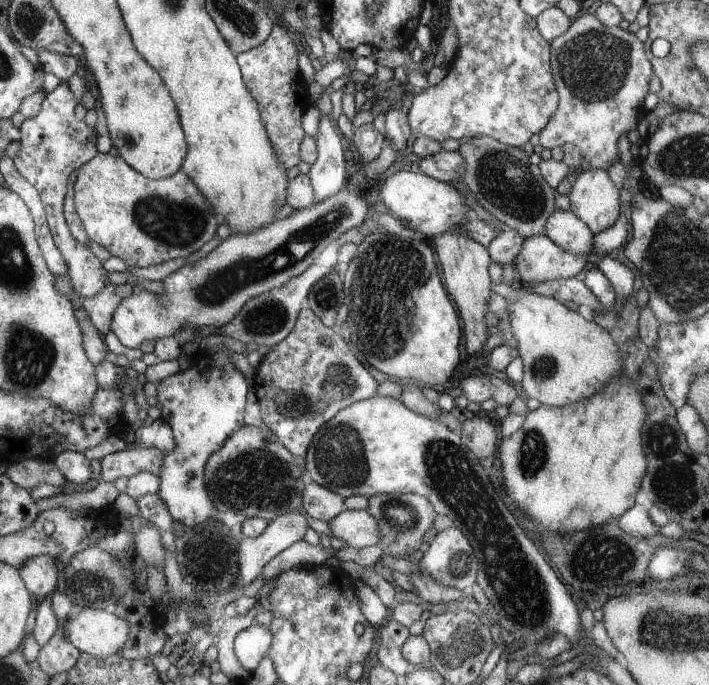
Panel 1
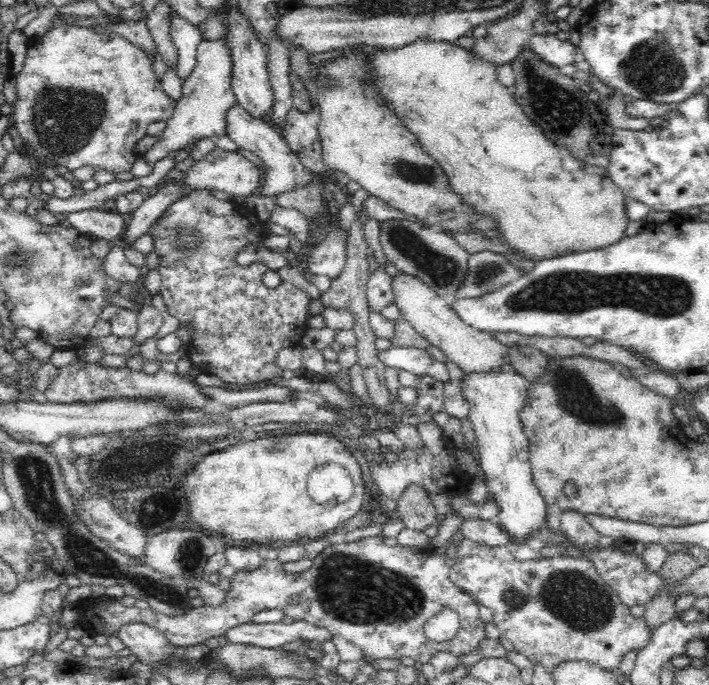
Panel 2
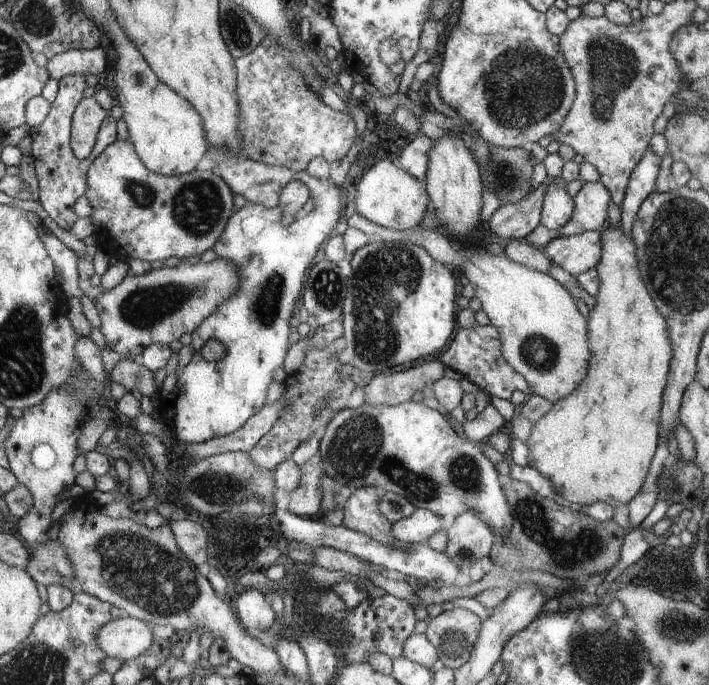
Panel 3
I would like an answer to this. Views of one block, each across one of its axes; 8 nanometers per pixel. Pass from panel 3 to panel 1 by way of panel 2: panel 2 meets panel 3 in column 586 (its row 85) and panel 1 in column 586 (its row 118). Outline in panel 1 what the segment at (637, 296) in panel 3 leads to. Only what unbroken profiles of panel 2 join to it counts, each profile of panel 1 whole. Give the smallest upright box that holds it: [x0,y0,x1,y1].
[498,374,648,534]

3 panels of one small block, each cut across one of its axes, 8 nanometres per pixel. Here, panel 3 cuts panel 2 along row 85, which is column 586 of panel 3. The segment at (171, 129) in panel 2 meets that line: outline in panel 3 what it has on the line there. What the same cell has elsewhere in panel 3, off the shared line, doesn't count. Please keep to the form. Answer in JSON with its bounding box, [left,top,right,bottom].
[555,182,610,236]

